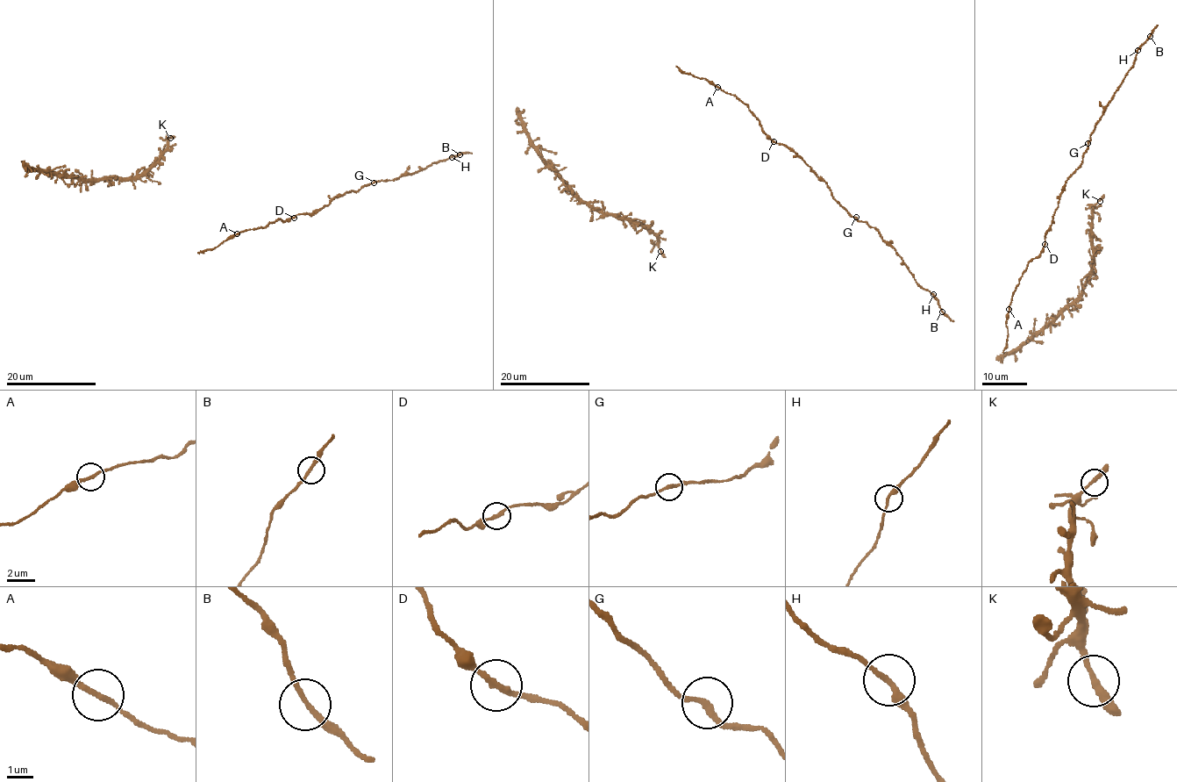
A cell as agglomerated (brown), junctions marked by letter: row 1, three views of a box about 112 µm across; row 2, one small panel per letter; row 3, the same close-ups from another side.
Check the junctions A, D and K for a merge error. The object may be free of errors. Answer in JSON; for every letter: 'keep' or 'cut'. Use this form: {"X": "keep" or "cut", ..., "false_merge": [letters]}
{"A": "keep", "D": "keep", "K": "keep", "false_merge": []}

